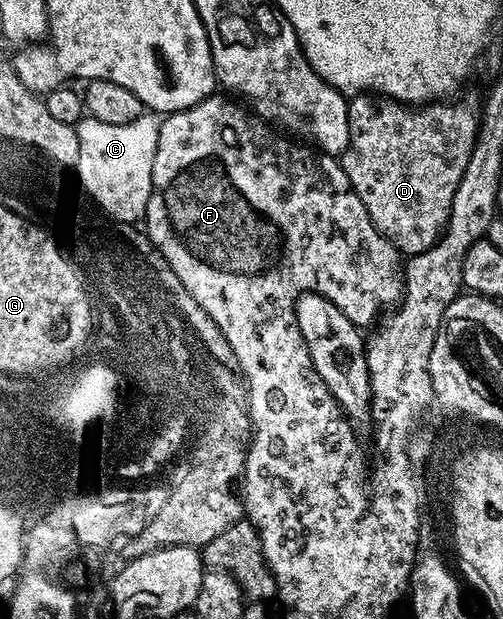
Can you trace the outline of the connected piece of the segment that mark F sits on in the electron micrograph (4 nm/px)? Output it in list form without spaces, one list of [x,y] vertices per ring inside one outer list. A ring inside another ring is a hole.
[[[210,96],[194,107],[167,114],[160,121],[158,147],[154,151],[152,194],[142,218],[142,225],[146,230],[147,240],[149,237],[153,247],[156,248],[155,252],[173,269],[178,279],[184,281],[186,290],[221,331],[228,344],[227,352],[235,356],[235,364],[244,365],[244,369],[247,370],[252,383],[252,400],[249,401],[251,435],[245,452],[244,469],[256,469],[256,465],[260,465],[260,469],[268,469],[268,457],[264,457],[264,461],[252,461],[250,453],[256,453],[256,449],[272,453],[272,445],[280,445],[280,441],[284,441],[284,445],[288,445],[288,441],[292,441],[292,445],[304,445],[304,441],[308,441],[308,433],[316,433],[316,425],[312,425],[316,417],[320,417],[320,421],[328,417],[328,429],[332,429],[332,417],[336,417],[336,421],[344,420],[344,413],[339,403],[330,395],[329,389],[314,371],[309,349],[302,339],[301,328],[296,325],[296,300],[303,293],[317,293],[330,303],[334,303],[334,307],[338,307],[338,311],[342,311],[342,315],[346,315],[346,319],[353,321],[357,327],[375,326],[381,314],[401,300],[404,291],[402,257],[374,227],[366,207],[362,207],[362,199],[358,199],[346,171],[335,156],[321,153],[307,144],[297,143],[281,135],[271,124],[265,123],[247,108],[239,109],[235,105],[237,104],[235,100],[224,97]]]

